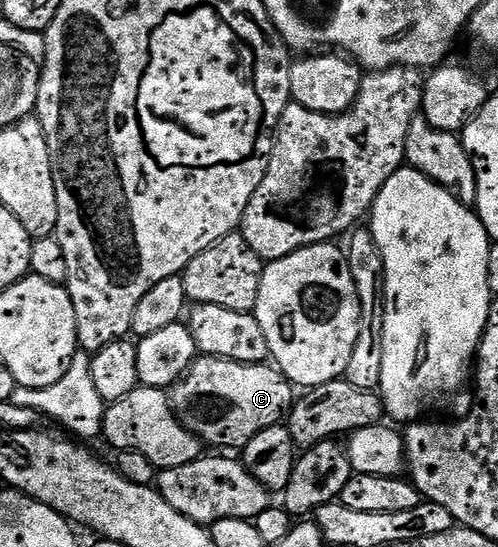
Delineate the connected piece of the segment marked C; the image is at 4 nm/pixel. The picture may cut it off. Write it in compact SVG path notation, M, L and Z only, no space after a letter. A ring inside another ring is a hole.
M196 357L187 373L170 387L171 411L186 430L193 432L200 443L211 446L236 446L242 448L265 428L280 425L293 405L293 387L286 376L271 364L245 364L224 358Z

